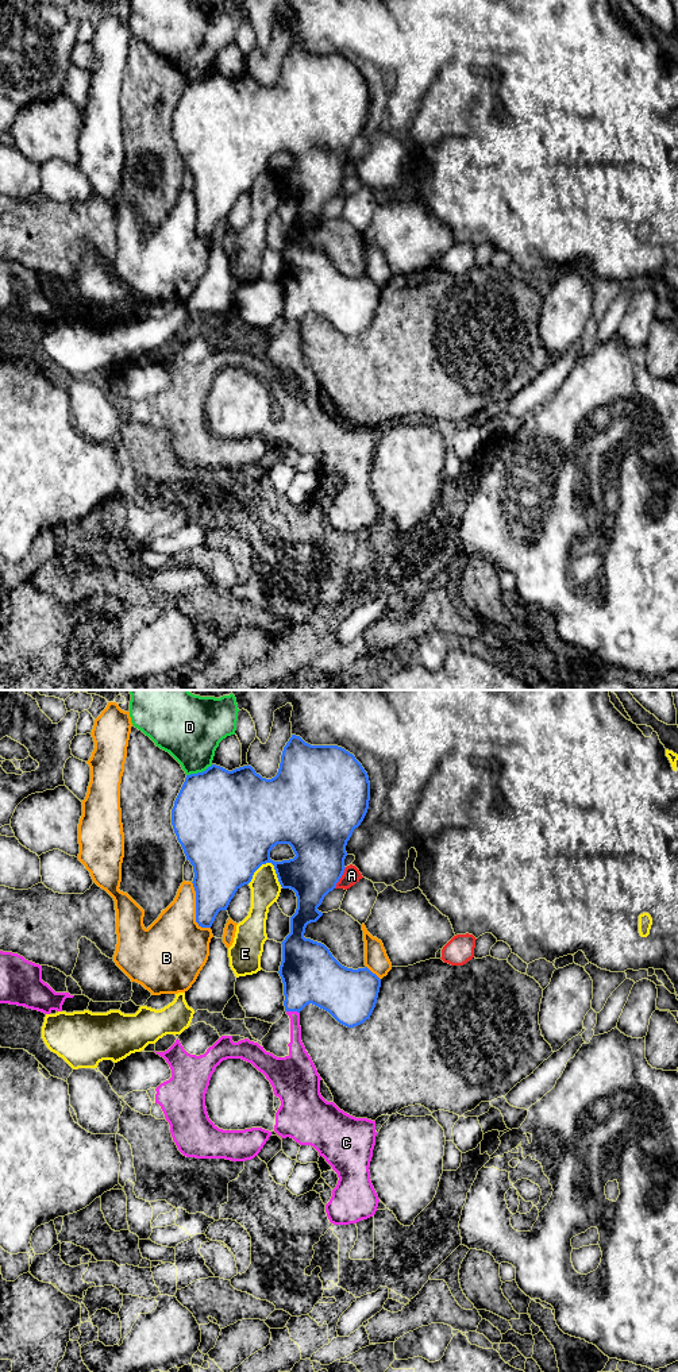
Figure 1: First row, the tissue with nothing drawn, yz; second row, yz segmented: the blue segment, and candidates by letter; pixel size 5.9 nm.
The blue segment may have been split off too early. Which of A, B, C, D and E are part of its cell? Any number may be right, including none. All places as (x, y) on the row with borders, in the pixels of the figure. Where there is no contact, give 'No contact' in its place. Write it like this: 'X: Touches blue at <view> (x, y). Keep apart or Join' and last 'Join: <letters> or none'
A: Touches blue at yz (341, 877). Keep apart
B: Touches blue at yz (196, 909). Keep apart
C: Touches blue at yz (293, 1010). Keep apart
D: Touches blue at yz (199, 773). Keep apart
E: Touches blue at yz (269, 862). Keep apart
Join: none

